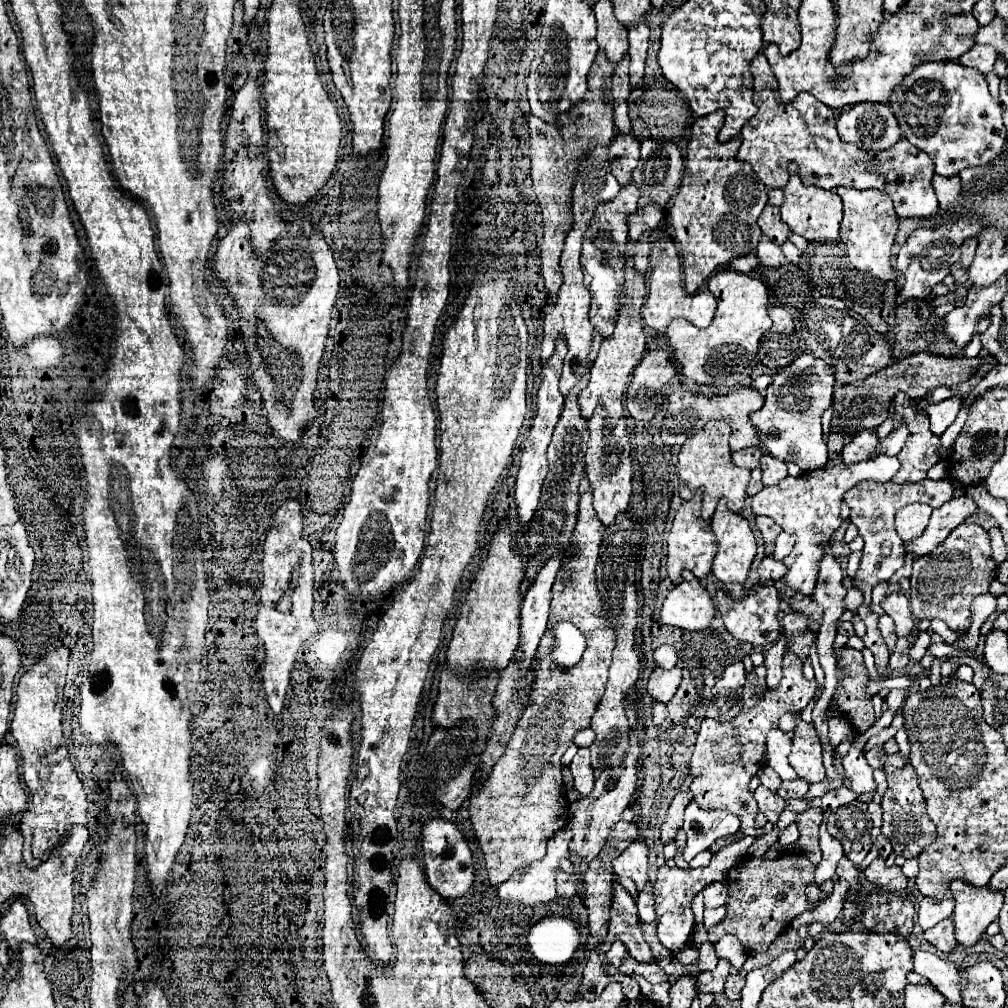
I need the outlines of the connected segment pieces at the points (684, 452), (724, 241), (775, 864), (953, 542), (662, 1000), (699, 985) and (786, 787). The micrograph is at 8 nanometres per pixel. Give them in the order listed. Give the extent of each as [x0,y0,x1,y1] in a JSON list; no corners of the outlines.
[[678,420,750,522],[670,110,768,294],[708,852,834,952],[910,524,996,632],[634,976,670,1006],[696,960,730,994],[778,778,810,800]]

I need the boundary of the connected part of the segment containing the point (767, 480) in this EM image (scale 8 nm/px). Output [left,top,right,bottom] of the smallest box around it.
[760,454,788,486]

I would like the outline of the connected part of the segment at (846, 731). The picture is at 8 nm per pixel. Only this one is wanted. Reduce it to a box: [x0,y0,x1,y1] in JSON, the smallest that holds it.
[828,716,852,746]

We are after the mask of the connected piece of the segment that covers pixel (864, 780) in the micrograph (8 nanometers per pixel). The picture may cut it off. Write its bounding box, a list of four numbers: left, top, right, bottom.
[842,748,876,794]

